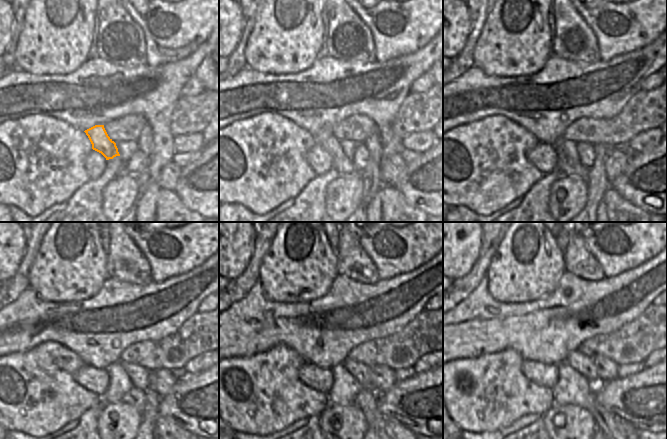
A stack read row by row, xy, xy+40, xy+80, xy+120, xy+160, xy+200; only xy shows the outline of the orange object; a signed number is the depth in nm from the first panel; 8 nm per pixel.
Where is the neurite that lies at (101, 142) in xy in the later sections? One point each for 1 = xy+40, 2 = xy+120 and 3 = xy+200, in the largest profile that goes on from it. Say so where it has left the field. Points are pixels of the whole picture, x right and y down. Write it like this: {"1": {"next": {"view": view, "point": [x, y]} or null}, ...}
{"1": {"next": {"view": "xy+40", "point": [324, 137]}}, "2": {"next": {"view": "xy+120", "point": [136, 397]}}, "3": {"next": {"view": "xy+200", "point": [605, 421]}}}

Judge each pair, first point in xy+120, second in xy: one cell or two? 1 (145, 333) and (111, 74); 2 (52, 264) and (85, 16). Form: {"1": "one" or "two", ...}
{"1": "one", "2": "one"}

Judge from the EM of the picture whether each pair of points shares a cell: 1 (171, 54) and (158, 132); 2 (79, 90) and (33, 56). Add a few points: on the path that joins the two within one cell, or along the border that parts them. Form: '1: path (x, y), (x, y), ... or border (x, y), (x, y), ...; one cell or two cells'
1: border (192, 53), (178, 60), (158, 66), (147, 65); two cells
2: border (80, 66), (66, 74), (34, 75); two cells

